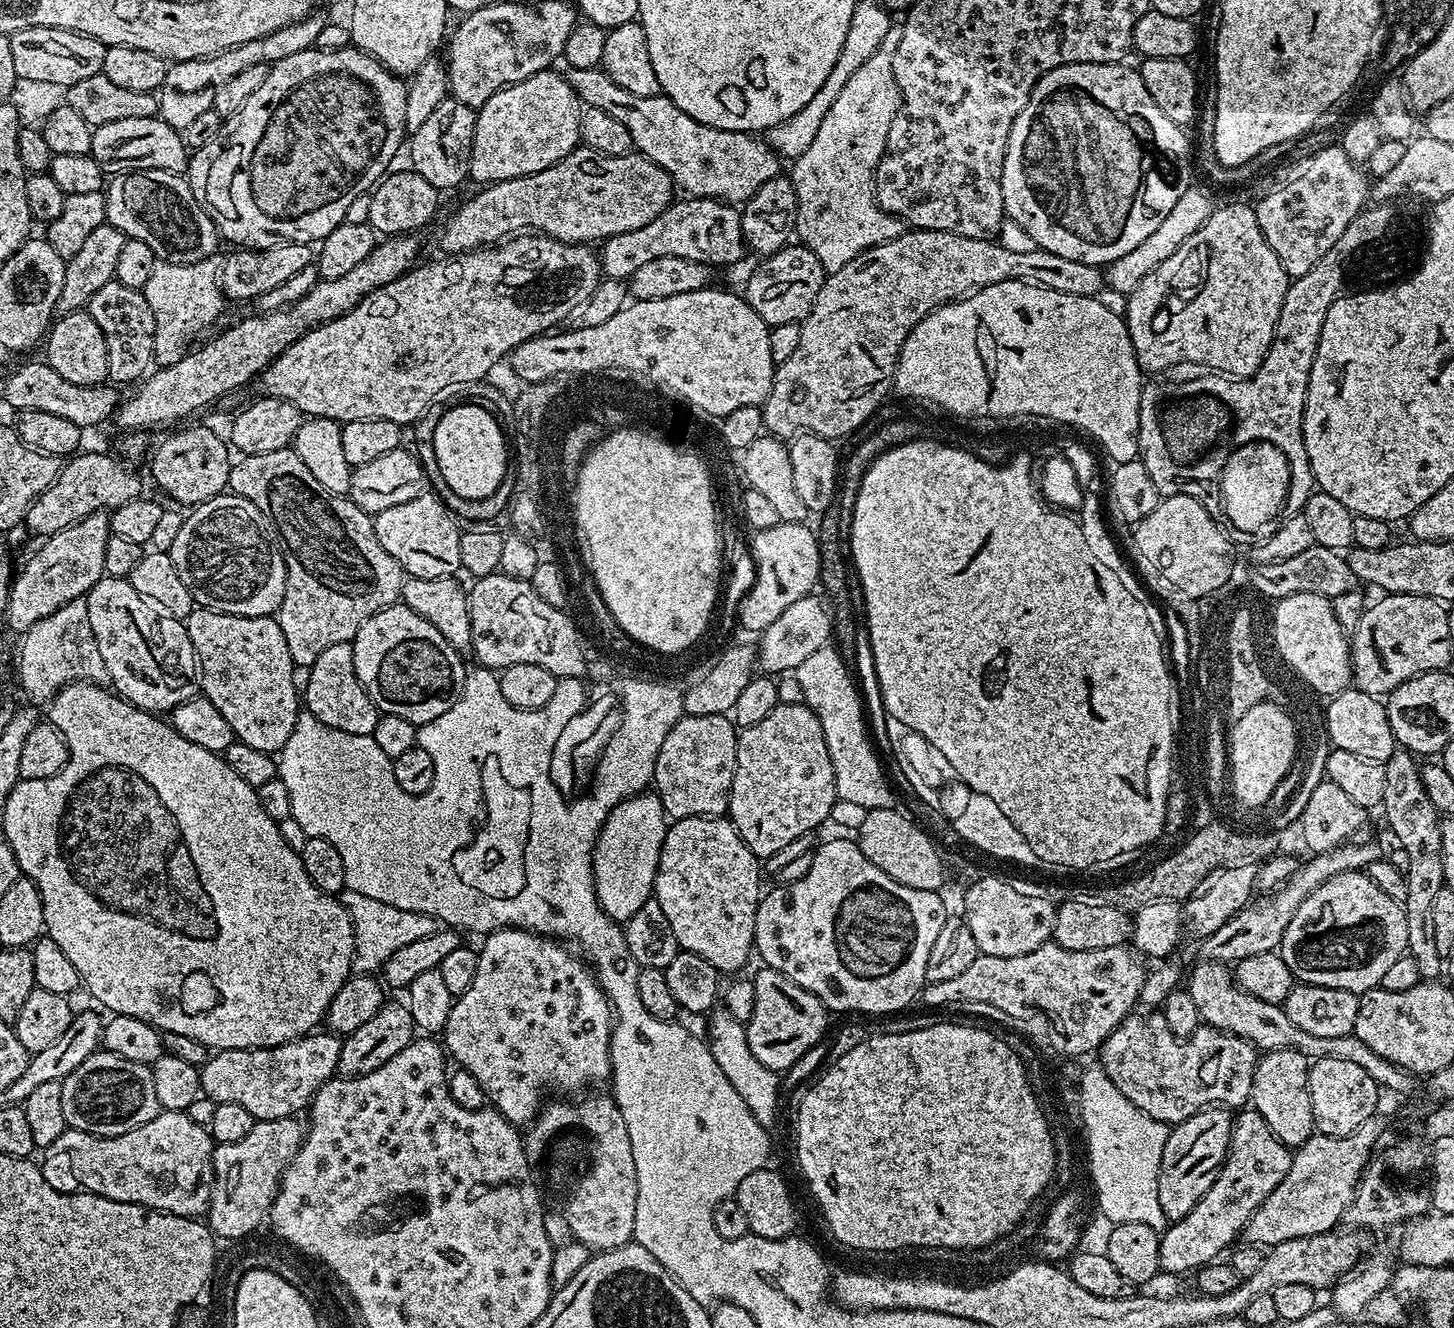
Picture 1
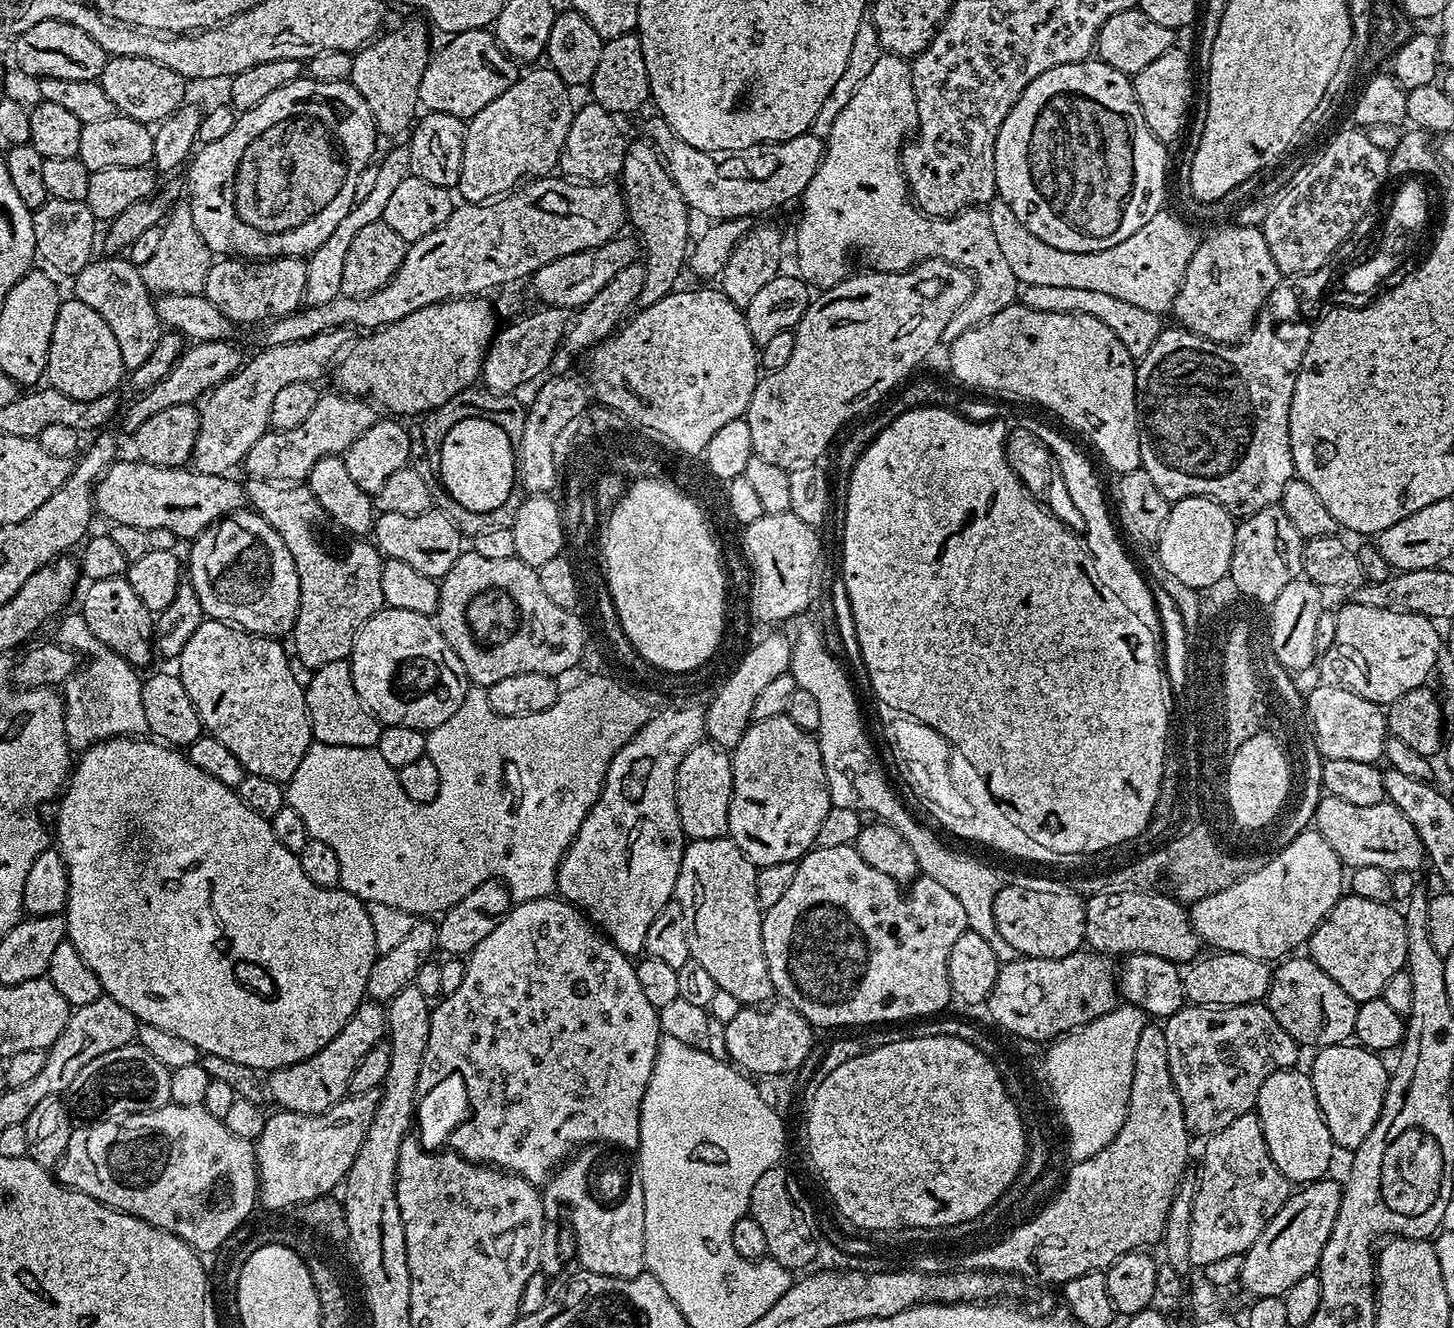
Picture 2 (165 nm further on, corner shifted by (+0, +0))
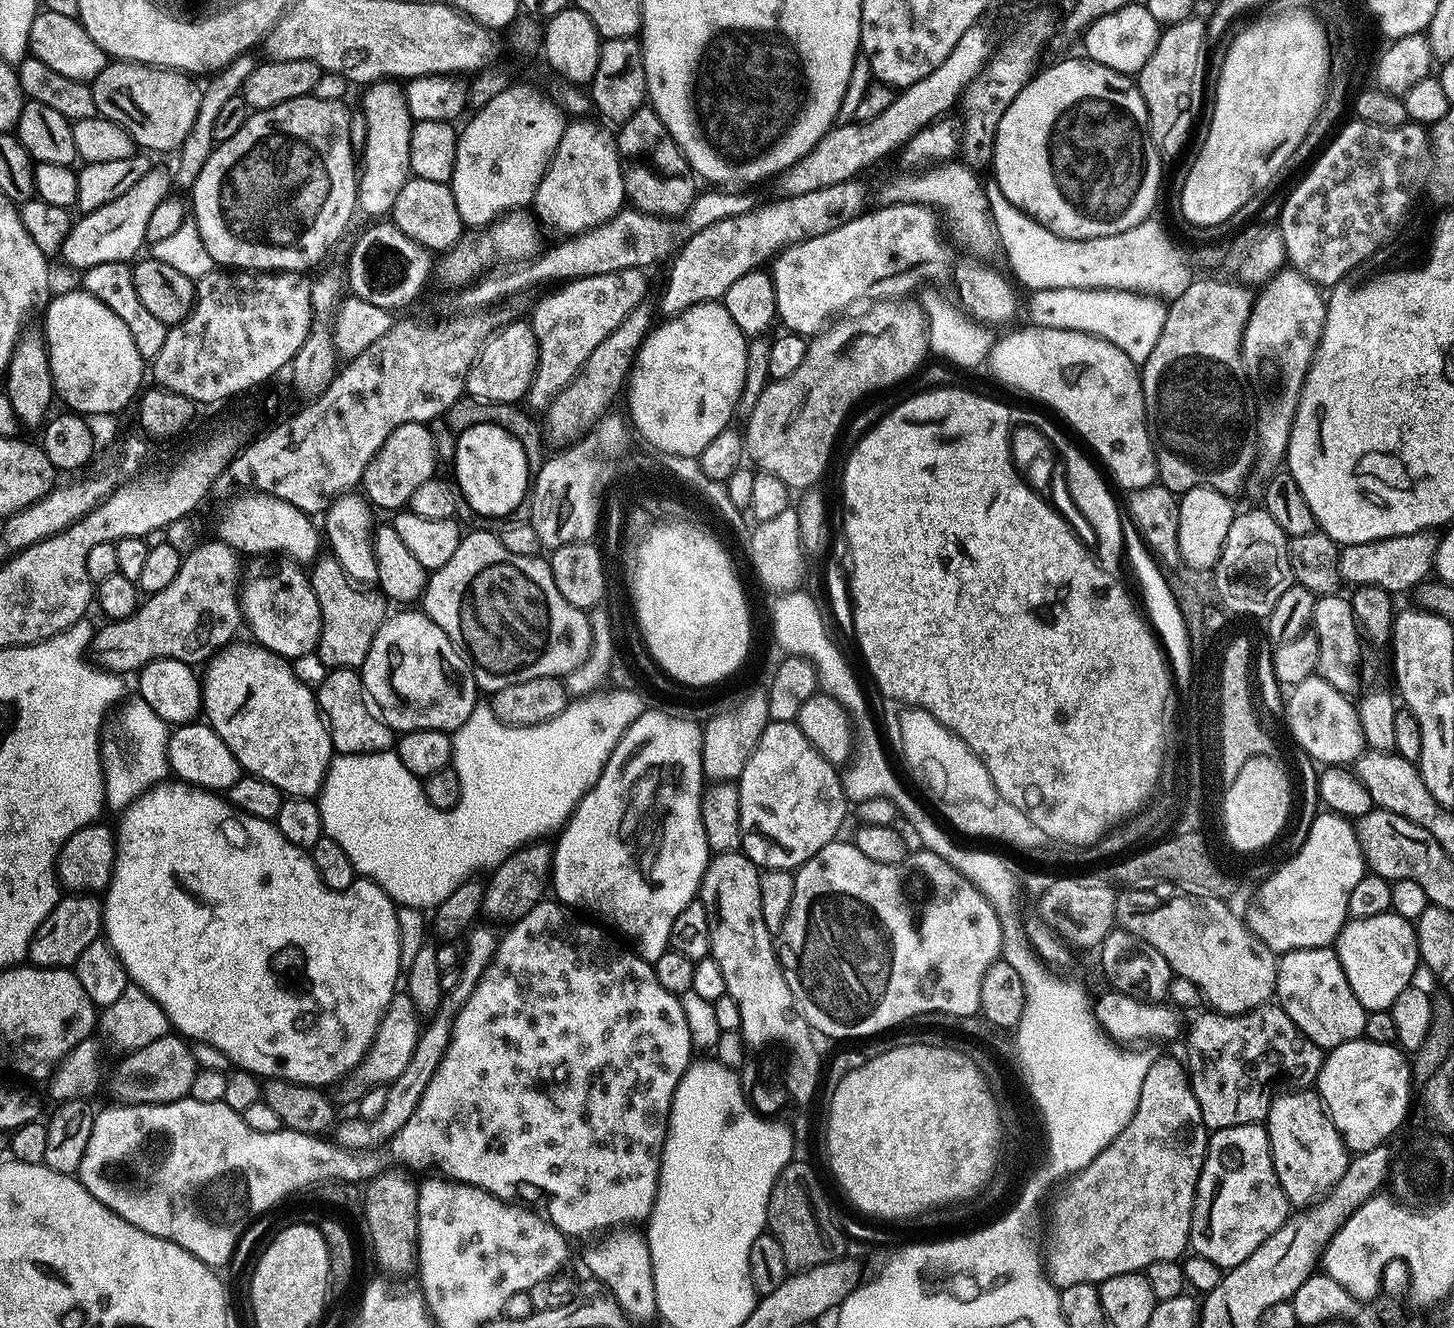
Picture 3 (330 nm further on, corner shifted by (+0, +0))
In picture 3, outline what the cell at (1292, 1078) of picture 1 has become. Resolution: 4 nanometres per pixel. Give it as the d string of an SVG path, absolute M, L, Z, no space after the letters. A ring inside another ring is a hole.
M1312 1090L1284 1092L1281 1096L1271 1097L1267 1116L1268 1141L1278 1182L1293 1205L1304 1206L1315 1201L1344 1176L1350 1159L1344 1140L1328 1117L1324 1103Z

